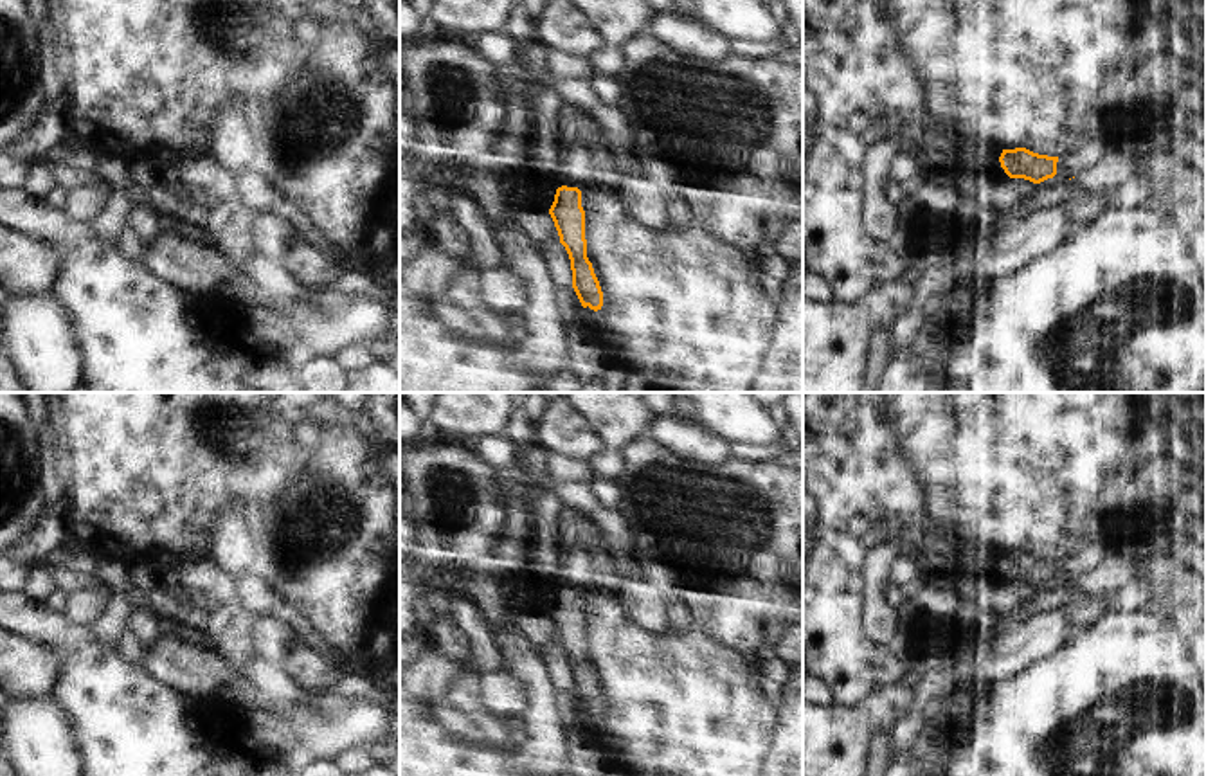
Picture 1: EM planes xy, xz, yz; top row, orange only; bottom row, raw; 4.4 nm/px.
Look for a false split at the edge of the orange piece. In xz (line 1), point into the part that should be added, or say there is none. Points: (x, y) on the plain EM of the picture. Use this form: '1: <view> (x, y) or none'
1: none

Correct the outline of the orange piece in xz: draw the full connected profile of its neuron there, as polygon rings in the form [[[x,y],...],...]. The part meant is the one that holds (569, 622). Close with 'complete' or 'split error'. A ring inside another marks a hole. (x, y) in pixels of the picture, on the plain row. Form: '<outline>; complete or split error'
[[[562,589],[556,592],[554,605],[549,612],[560,646],[565,650],[571,673],[572,691],[583,711],[594,715],[603,709],[603,695],[587,661],[585,643],[585,614],[581,610],[581,594],[578,591]]]; complete

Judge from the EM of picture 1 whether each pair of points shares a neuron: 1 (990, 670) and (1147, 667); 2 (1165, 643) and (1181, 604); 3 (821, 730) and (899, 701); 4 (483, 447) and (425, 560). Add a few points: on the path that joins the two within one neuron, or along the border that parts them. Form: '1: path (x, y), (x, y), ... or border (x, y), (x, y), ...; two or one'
1: border (1059, 650), (1034, 661), (1016, 676); two
2: border (1163, 618), (1178, 631), (1187, 649); two
3: path (841, 730), (855, 730), (879, 712); one
4: border (472, 451), (490, 465); two

